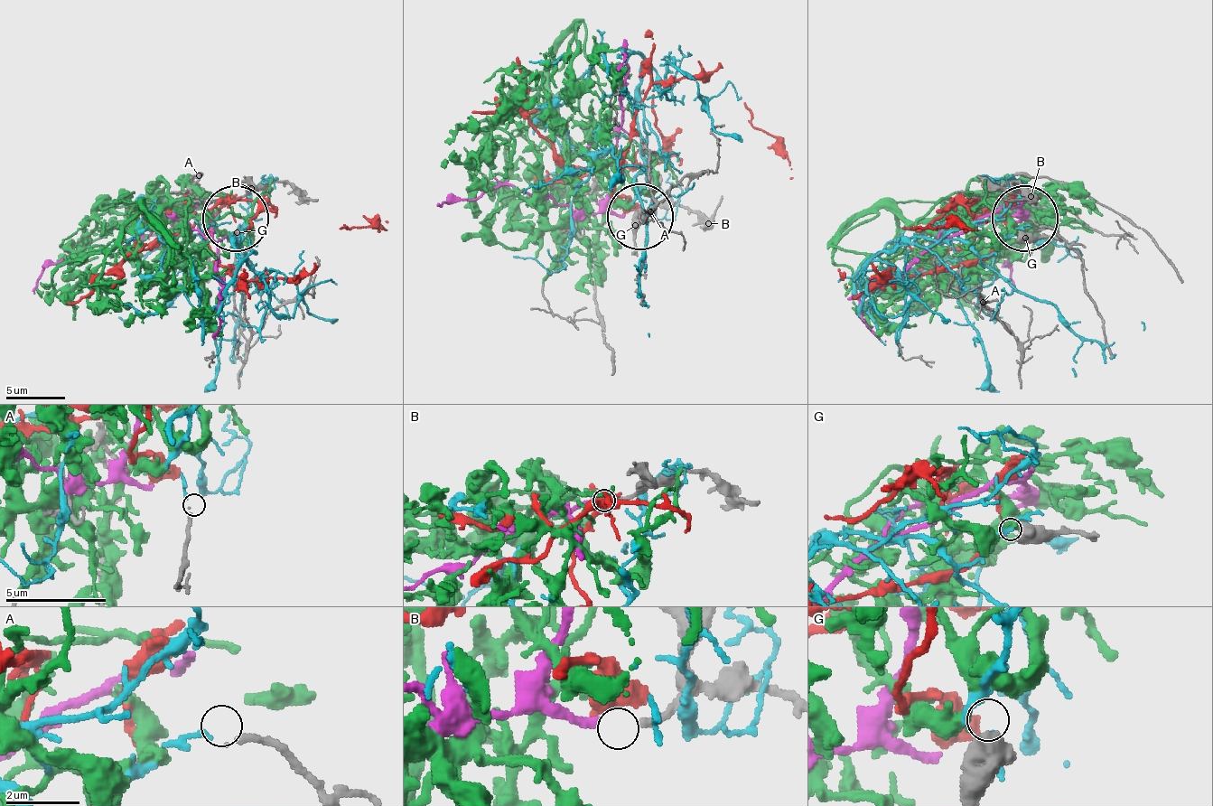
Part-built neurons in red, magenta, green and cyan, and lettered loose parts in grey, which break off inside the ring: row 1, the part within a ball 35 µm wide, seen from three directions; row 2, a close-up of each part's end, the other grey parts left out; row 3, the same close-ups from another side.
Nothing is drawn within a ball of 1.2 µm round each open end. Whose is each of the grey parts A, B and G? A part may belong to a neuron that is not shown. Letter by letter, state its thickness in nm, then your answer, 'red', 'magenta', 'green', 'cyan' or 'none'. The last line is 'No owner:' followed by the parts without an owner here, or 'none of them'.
A: 200 nm thick; none
B: 180 nm thick; magenta
G: 650 nm thick; green
No owner: A

